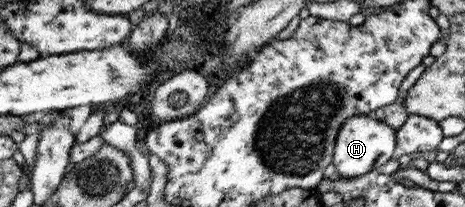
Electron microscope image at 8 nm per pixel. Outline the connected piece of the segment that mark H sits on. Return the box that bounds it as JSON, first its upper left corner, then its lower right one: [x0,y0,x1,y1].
[332,114,397,179]

